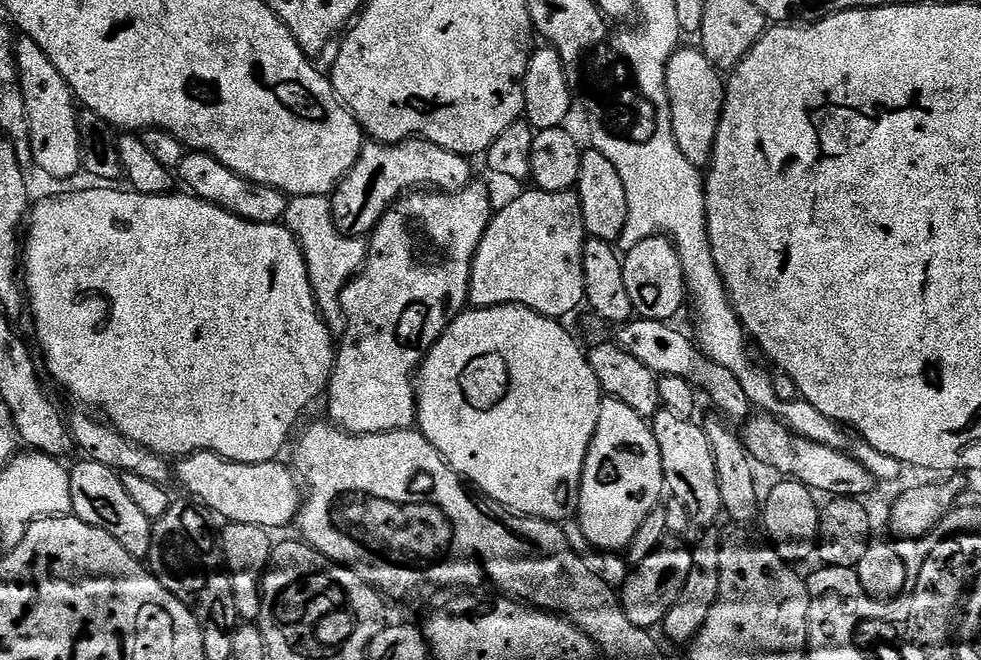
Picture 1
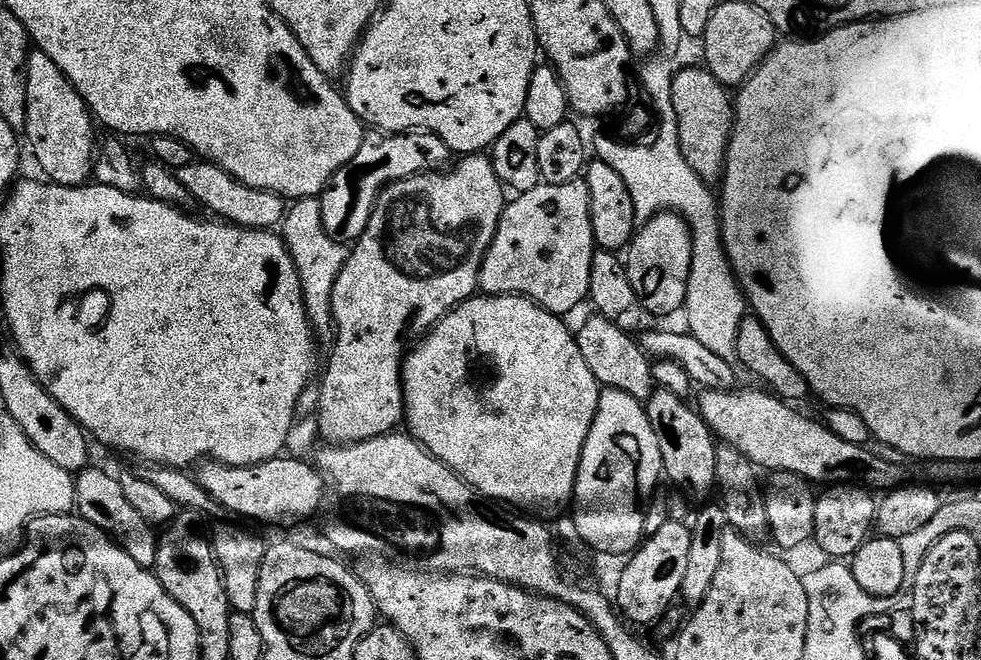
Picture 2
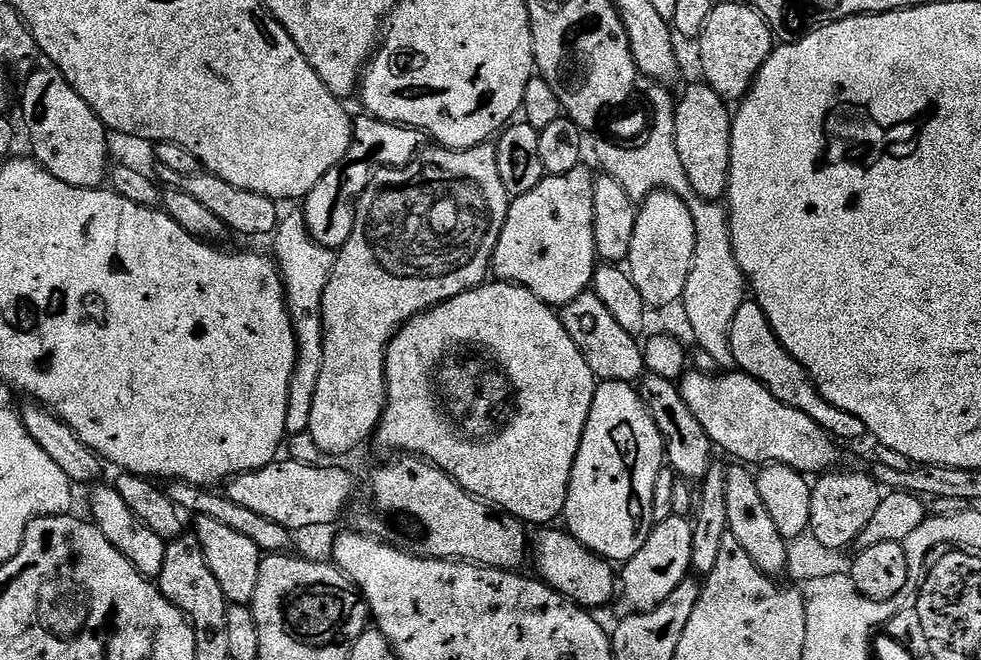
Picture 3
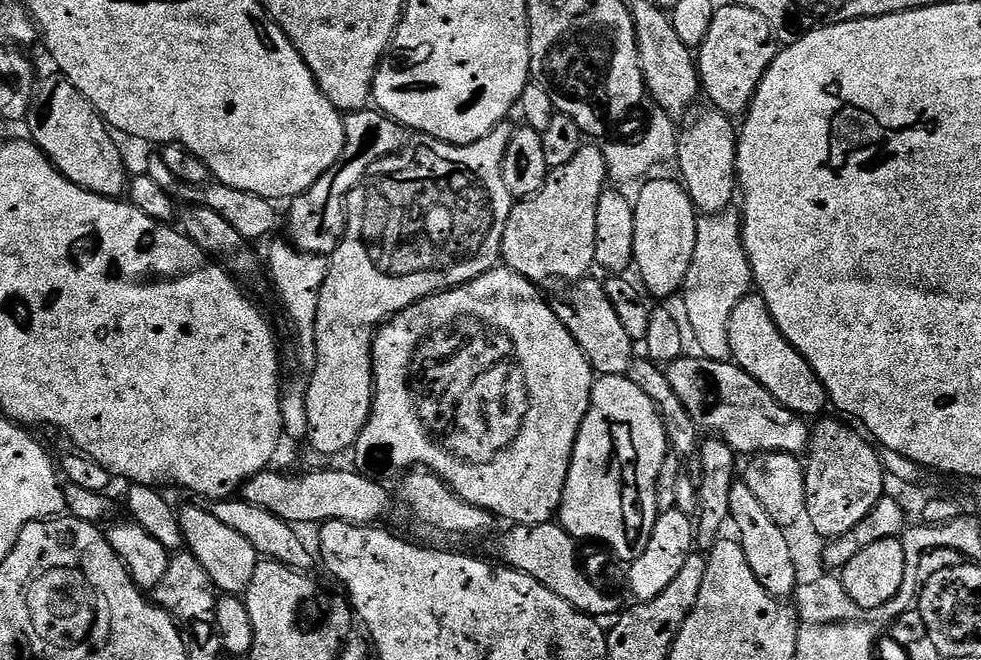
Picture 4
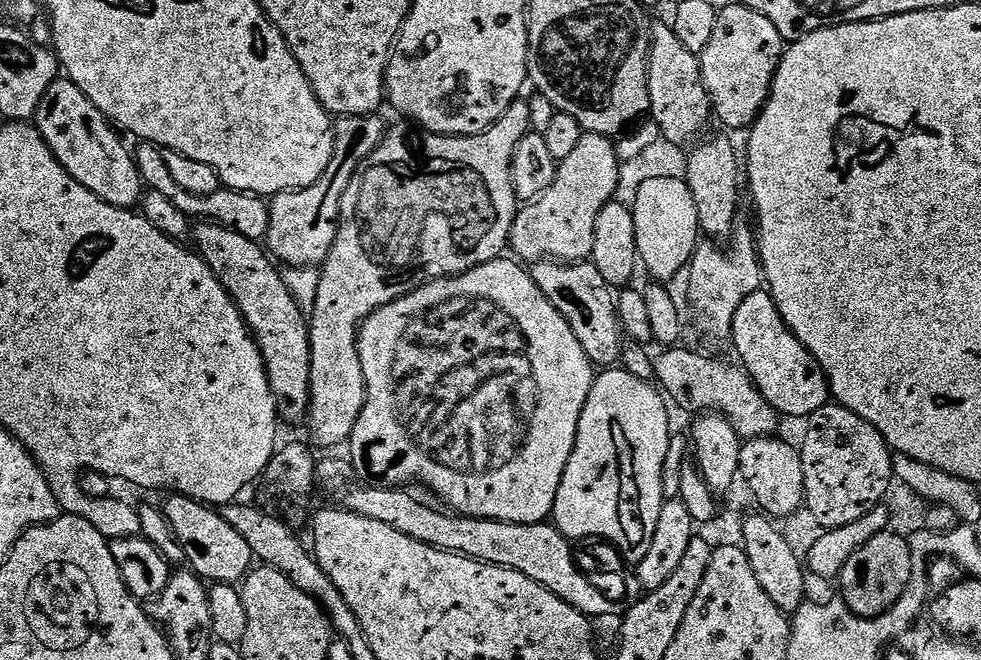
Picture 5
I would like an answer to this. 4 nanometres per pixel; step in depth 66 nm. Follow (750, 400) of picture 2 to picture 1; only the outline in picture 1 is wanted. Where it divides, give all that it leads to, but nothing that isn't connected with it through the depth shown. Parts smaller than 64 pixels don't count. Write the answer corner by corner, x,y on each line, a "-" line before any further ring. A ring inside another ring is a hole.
771,414
756,415
760,416
753,415
743,421
742,439
749,456
757,465
765,464
768,468
777,468
781,477
801,480
806,487
817,493
832,492
828,494
836,498
864,498
867,492
875,490
877,477
873,476
870,470
866,470
866,466
862,466
862,462
858,462
855,456
847,451
797,436
783,420

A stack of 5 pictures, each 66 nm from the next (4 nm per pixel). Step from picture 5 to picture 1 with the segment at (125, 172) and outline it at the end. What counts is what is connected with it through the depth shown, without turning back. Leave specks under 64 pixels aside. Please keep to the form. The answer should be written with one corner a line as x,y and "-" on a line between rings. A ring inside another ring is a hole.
17,39
16,68
20,71
20,88
24,92
23,115
28,116
28,144
32,147
32,156
46,175
68,180
81,171
78,101
38,42

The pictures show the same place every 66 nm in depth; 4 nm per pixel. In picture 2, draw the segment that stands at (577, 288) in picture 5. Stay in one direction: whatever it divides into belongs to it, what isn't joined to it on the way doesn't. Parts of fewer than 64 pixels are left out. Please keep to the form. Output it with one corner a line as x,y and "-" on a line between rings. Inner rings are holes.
592,314
592,317
574,332
578,342
578,350
582,350
582,358
586,358
586,366
590,366
590,374
605,389
613,388
630,394
635,400
646,402
656,388
656,379
652,376
652,364
647,352
639,343
632,341
629,333
623,332
614,322
604,316

